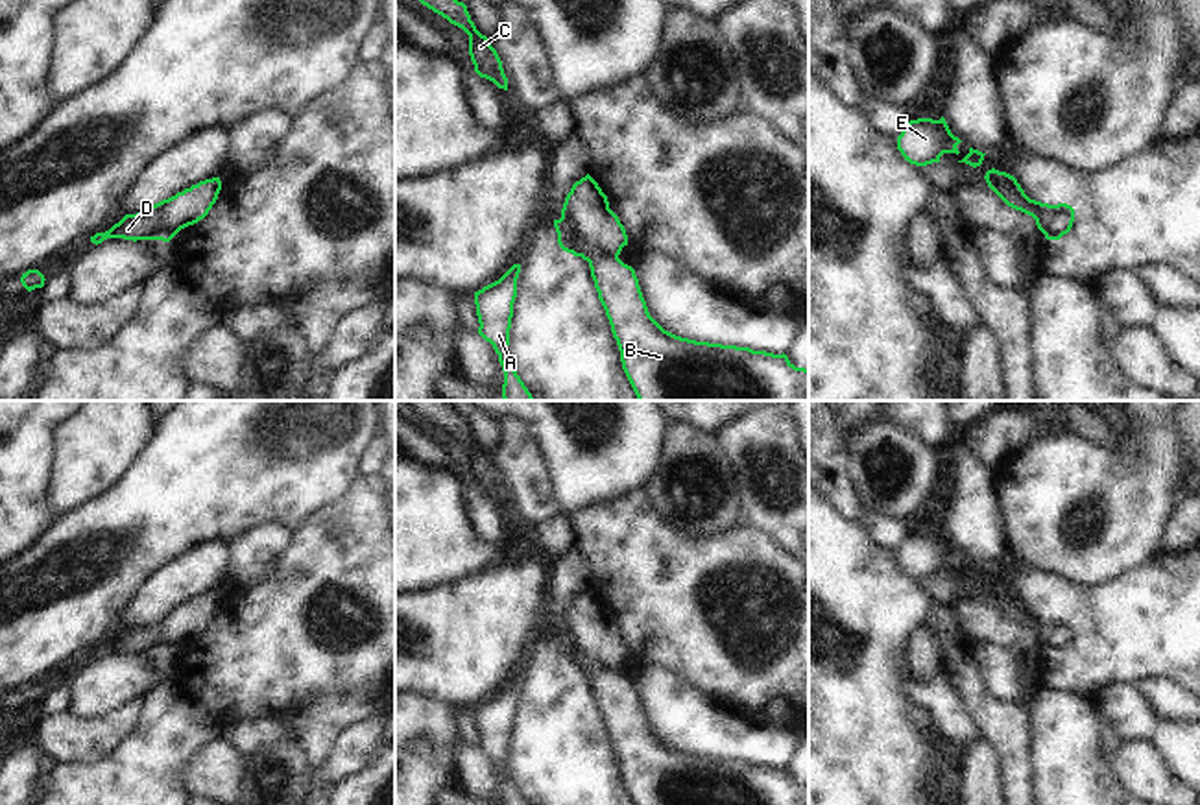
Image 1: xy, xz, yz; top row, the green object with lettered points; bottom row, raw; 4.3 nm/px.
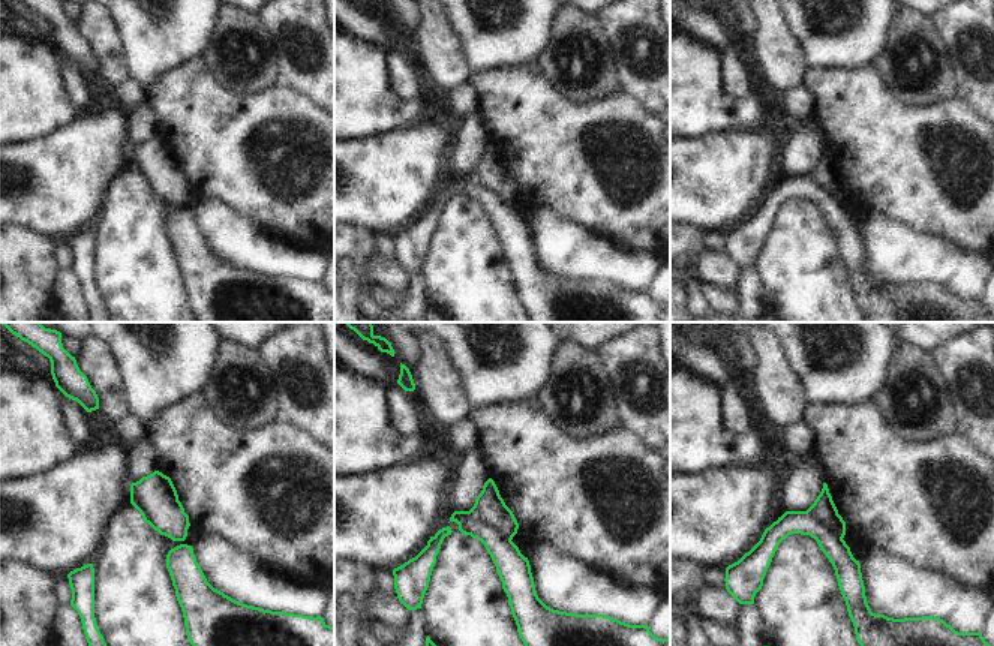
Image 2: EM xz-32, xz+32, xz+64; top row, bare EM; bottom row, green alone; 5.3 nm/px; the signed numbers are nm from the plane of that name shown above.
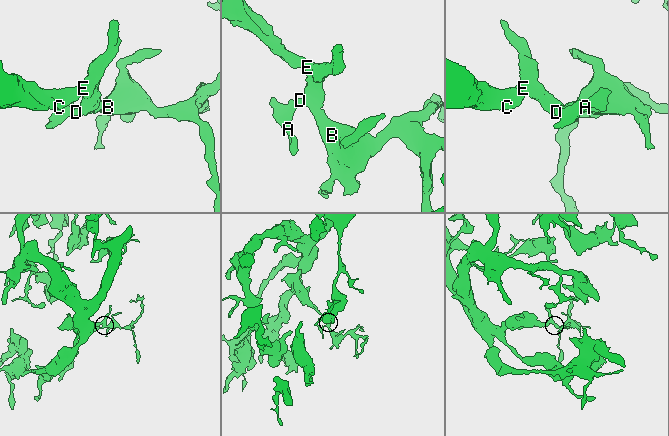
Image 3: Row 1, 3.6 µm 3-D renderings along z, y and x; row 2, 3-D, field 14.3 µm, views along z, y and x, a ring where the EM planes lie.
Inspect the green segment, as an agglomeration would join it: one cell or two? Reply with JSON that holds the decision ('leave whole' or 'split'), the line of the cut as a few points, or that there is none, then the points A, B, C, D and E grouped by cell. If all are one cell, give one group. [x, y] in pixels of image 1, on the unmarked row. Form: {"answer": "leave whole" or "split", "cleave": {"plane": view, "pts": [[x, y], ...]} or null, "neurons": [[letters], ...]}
{"answer": "split", "cleave": {"plane": "xz", "pts": [[560, 632], [571, 645], [600, 665], [617, 671]]}, "neurons": [["A", "B", "D"], ["C", "E"]]}

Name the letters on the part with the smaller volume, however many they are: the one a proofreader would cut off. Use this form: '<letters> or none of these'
A, B, D

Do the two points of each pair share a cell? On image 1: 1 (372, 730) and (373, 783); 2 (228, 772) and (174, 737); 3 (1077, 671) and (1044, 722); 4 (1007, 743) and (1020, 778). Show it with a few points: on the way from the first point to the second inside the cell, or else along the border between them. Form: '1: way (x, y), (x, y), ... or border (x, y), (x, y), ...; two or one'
1: border (375, 754), (364, 768), (336, 783); two
2: border (218, 737), (209, 741), (185, 765), (181, 785); two
3: border (1042, 682), (1093, 700); two
4: way (1007, 752), (1007, 765), (1010, 768); one

